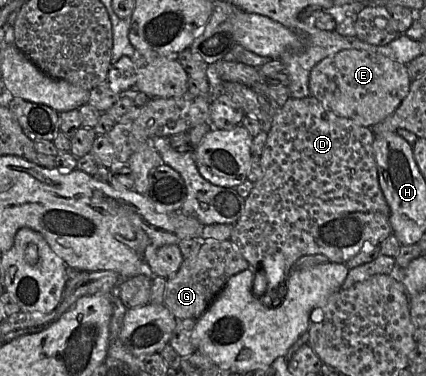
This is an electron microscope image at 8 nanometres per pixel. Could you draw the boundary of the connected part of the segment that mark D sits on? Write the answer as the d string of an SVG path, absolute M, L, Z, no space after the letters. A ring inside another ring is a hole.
M315 97L289 98L288 101L278 109L273 119L272 128L261 155L261 177L254 183L254 187L245 200L244 209L240 219L234 224L230 241L247 260L250 267L259 270L263 259L274 253L282 253L285 259L288 276L295 267L296 261L302 256L322 254L329 262L346 263L358 254L367 245L379 245L381 241L392 234L390 225L390 208L379 185L377 165L374 156L373 142L375 134L369 127L362 126L356 122L335 115L324 108L322 103Z

